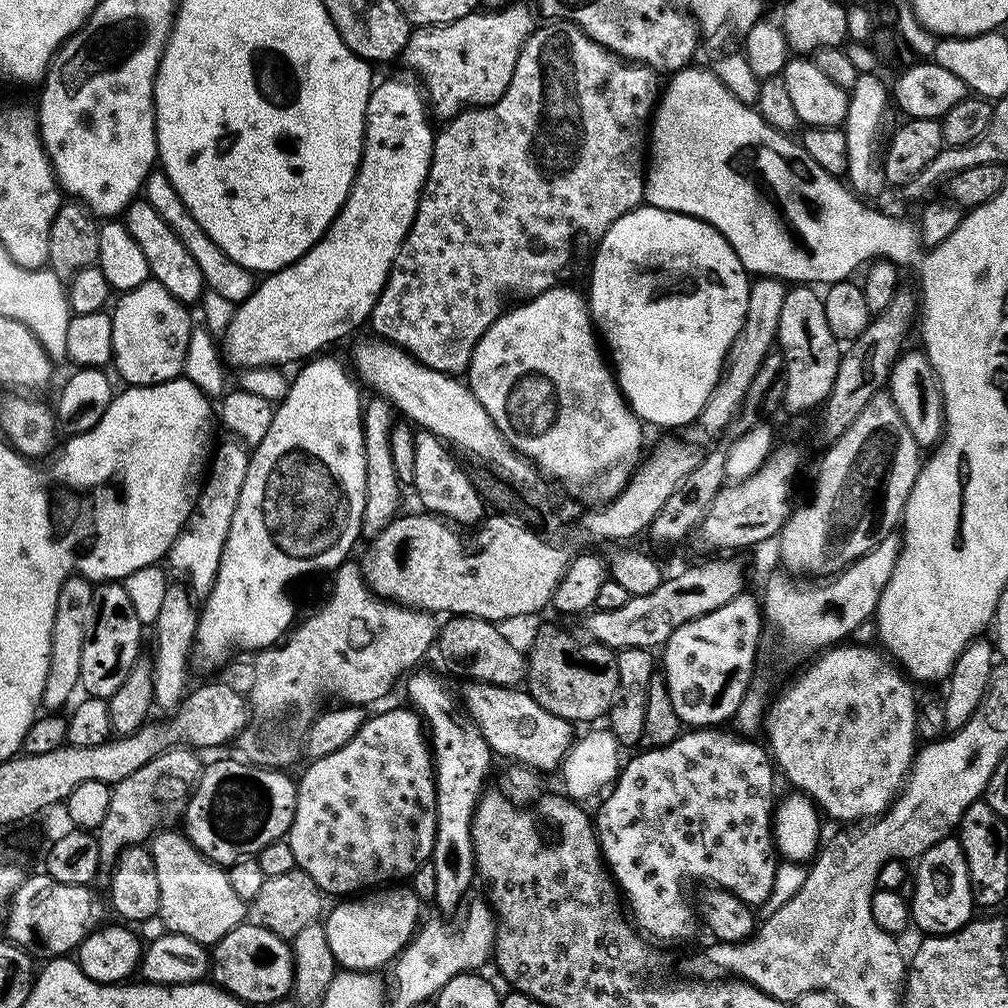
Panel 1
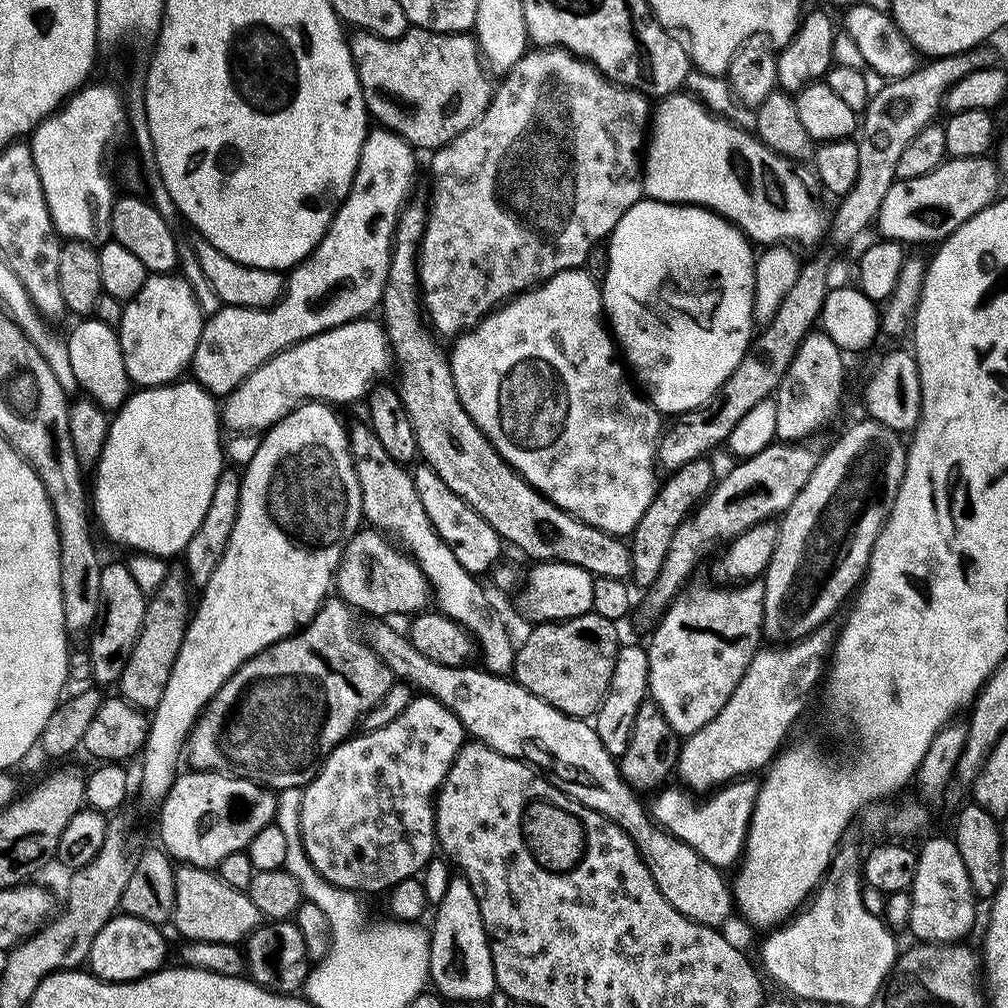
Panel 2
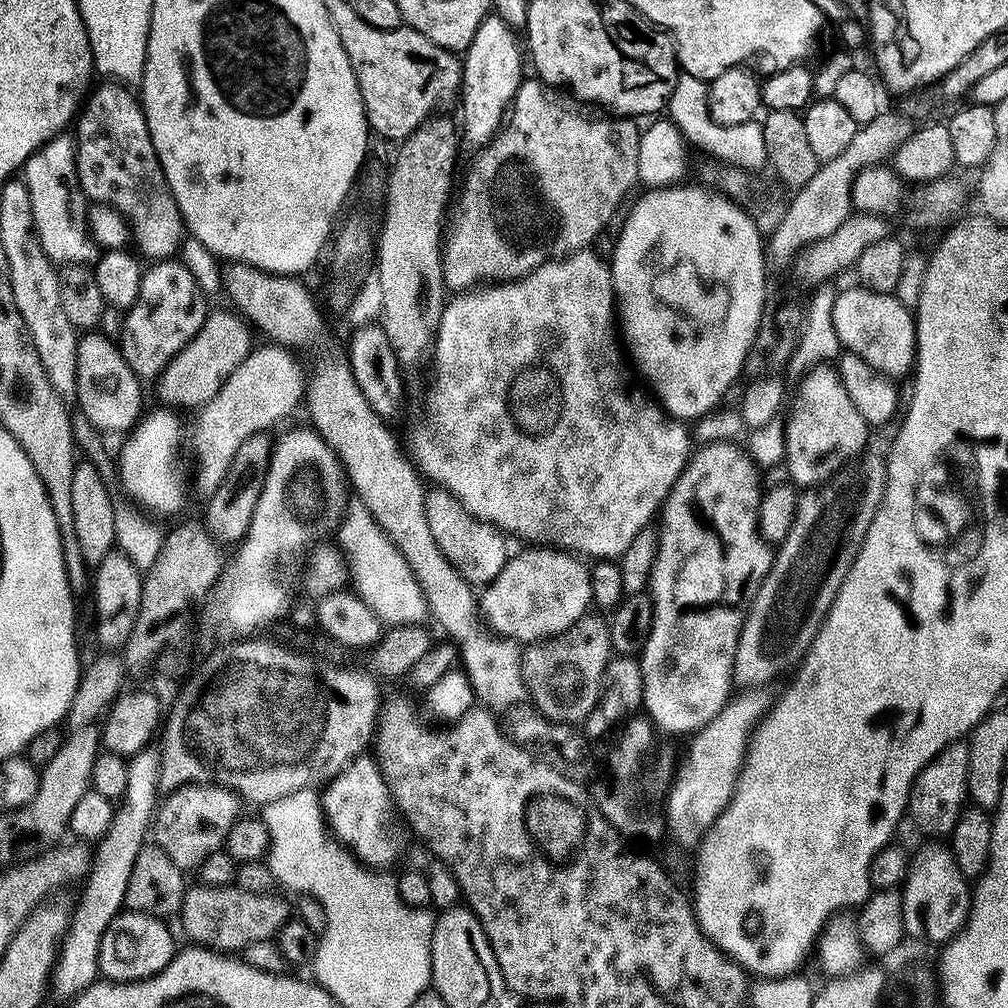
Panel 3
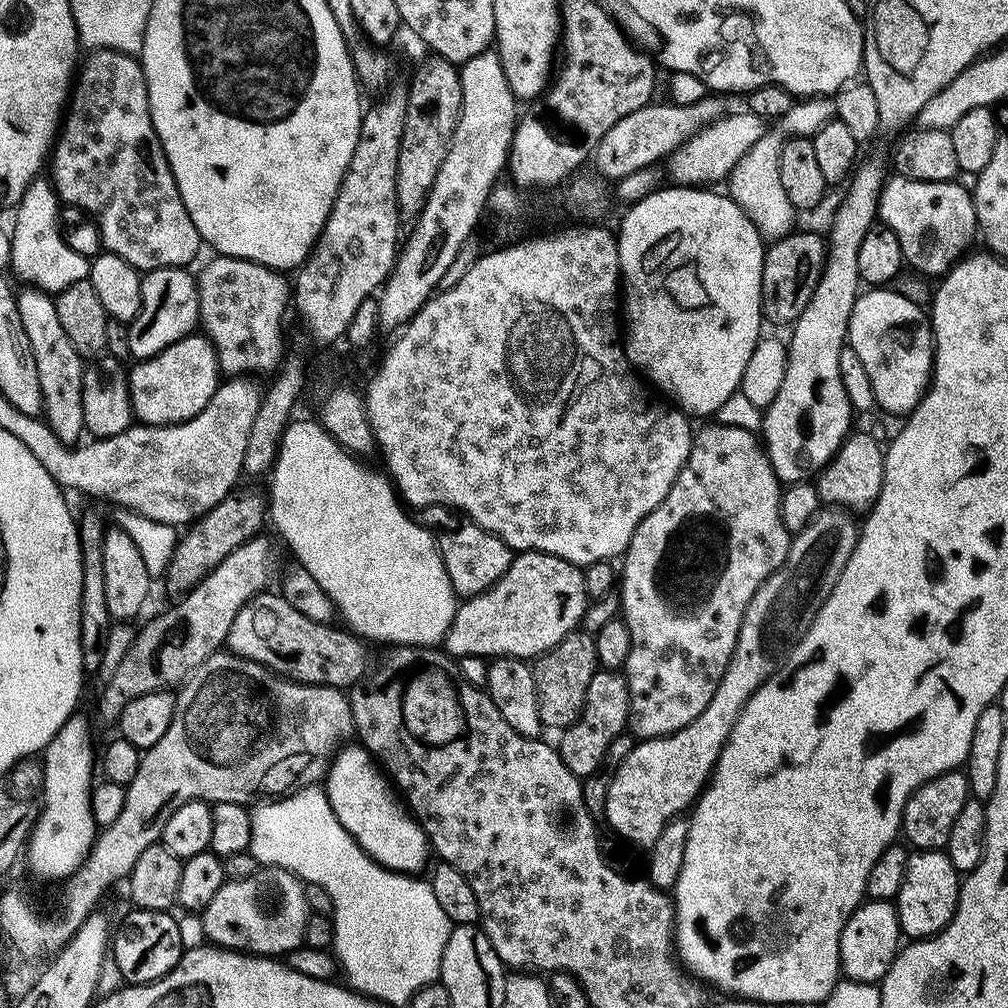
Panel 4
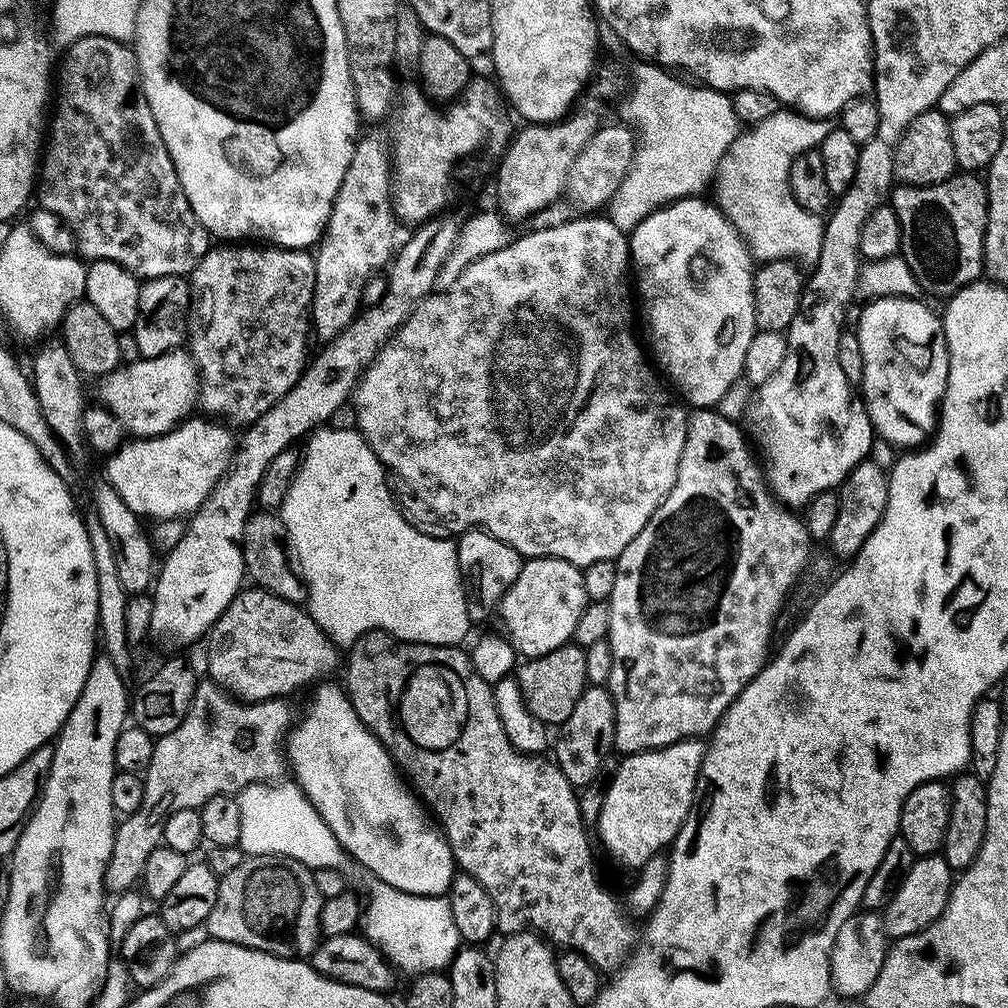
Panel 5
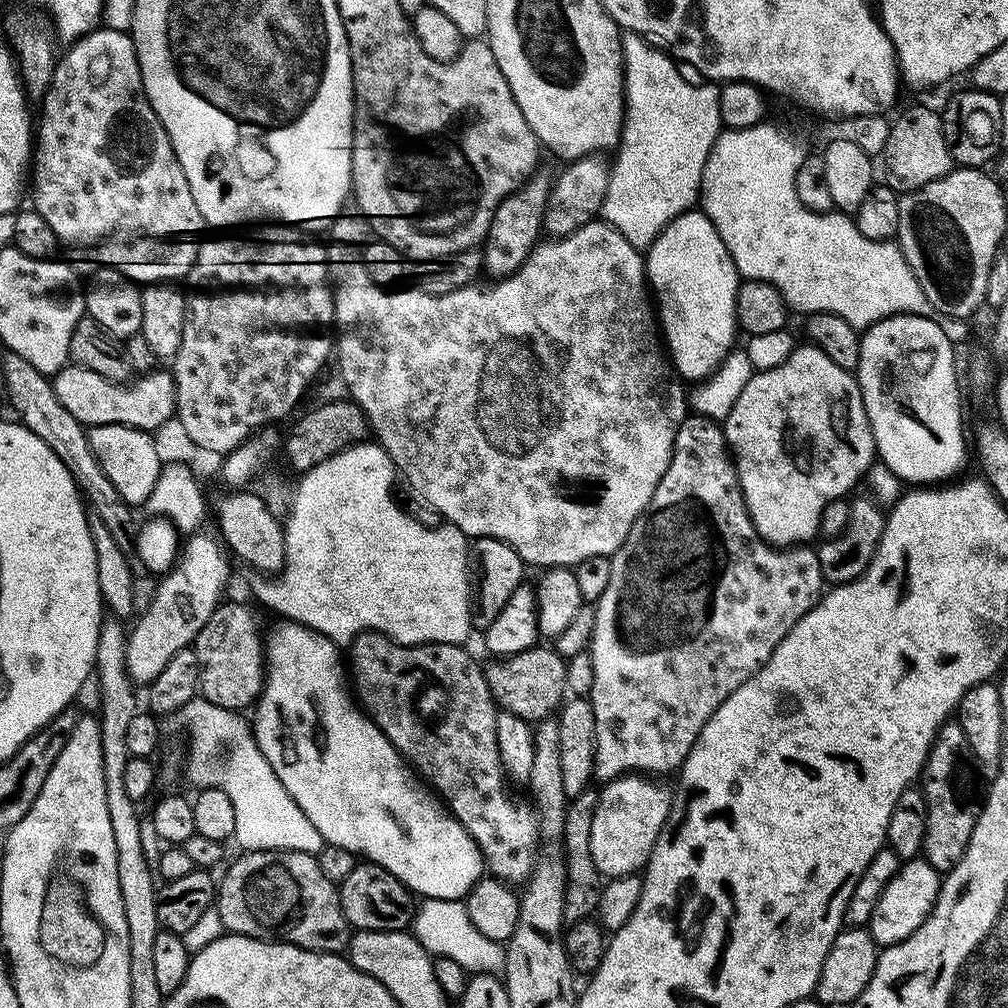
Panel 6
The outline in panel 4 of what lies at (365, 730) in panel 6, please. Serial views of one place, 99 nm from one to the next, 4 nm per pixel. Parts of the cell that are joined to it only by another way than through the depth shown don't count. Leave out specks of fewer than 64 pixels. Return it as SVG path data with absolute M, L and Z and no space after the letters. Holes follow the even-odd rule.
M363 746L348 747L337 751L326 777L328 801L338 822L346 826L364 853L373 856L383 868L389 868L392 872L419 873L419 868L430 857L427 834L408 811L408 805L398 795L389 777L370 762L368 749Z

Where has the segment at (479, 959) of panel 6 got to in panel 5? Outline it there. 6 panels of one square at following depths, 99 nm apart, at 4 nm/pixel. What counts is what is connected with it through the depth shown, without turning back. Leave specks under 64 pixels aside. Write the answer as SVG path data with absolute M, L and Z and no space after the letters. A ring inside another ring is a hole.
M379 882L373 883L373 885L373 888L368 892L368 900L366 896L366 907L362 912L363 935L367 936L401 973L412 972L411 974L419 974L421 972L439 972L447 969L462 948L462 939L458 932L458 926L454 924L454 914L450 914L450 906L448 905L447 899L444 896L419 896L418 894L410 894L409 892L403 892L397 888L391 888L388 884L381 884Z

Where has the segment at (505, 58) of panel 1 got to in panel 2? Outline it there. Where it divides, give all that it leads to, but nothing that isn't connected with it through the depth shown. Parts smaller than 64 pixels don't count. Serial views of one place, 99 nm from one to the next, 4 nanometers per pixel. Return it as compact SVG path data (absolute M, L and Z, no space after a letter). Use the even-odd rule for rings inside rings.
M412 26L396 40L378 38L369 32L356 30L347 37L347 42L369 117L377 125L398 133L413 149L435 150L446 146L458 138L462 130L470 130L470 126L474 126L474 122L478 122L490 106L494 80L492 84L493 77L484 63L484 57L480 55L475 35L468 32L431 32Z

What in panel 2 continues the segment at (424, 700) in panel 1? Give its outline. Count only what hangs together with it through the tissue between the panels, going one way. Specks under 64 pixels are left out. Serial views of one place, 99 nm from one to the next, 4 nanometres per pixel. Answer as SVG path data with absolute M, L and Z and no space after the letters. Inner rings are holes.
M454 878L446 890L446 898L435 905L436 917L430 927L428 975L435 991L452 1000L488 1000L497 995L494 962L488 945L488 935L478 910L478 898L470 890L470 882Z

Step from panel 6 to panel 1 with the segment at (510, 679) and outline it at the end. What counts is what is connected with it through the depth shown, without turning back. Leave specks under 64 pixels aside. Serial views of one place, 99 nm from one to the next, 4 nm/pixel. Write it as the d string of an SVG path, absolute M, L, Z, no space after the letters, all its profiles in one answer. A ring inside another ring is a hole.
M552 628L549 632L544 632L532 644L532 649L527 649L526 659L528 661L528 675L526 677L526 690L538 702L538 706L542 706L546 710L550 710L550 714L558 714L558 718L563 720L570 720L579 722L579 720L596 720L607 717L608 712L612 709L616 702L617 695L620 690L620 683L618 682L618 662L616 661L616 652L608 648L605 644L600 644L597 640L585 638L583 635L575 636L572 632L563 632L560 628Z

